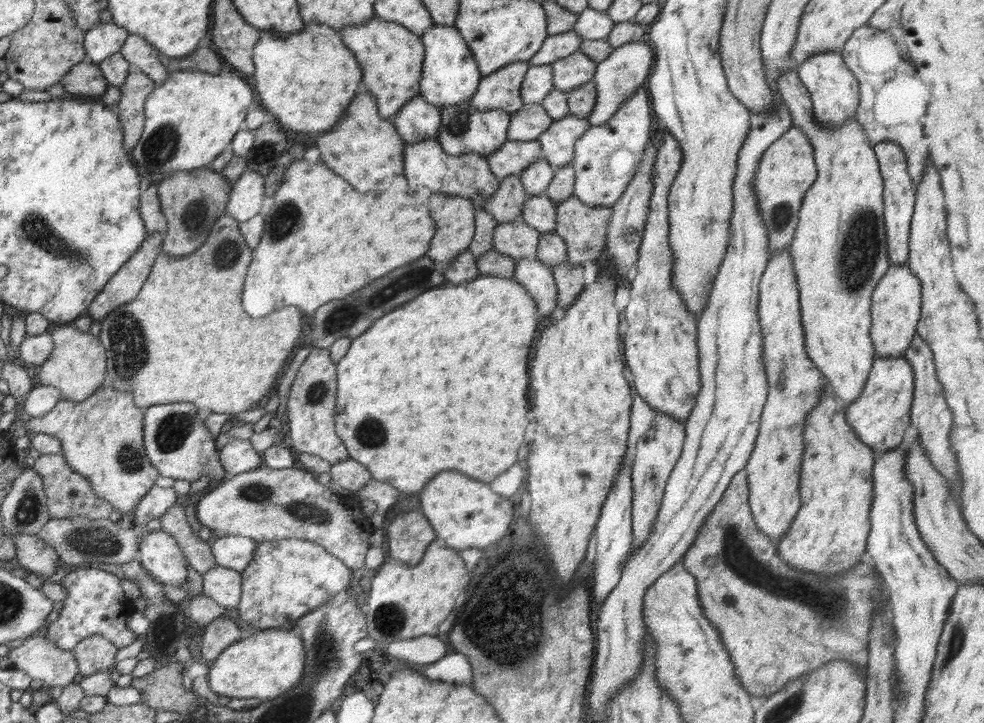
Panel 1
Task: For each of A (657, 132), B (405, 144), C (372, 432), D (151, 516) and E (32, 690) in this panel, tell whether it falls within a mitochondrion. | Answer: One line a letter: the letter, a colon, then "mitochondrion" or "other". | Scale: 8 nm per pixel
A: other
B: other
C: mitochondrion
D: other
E: other

